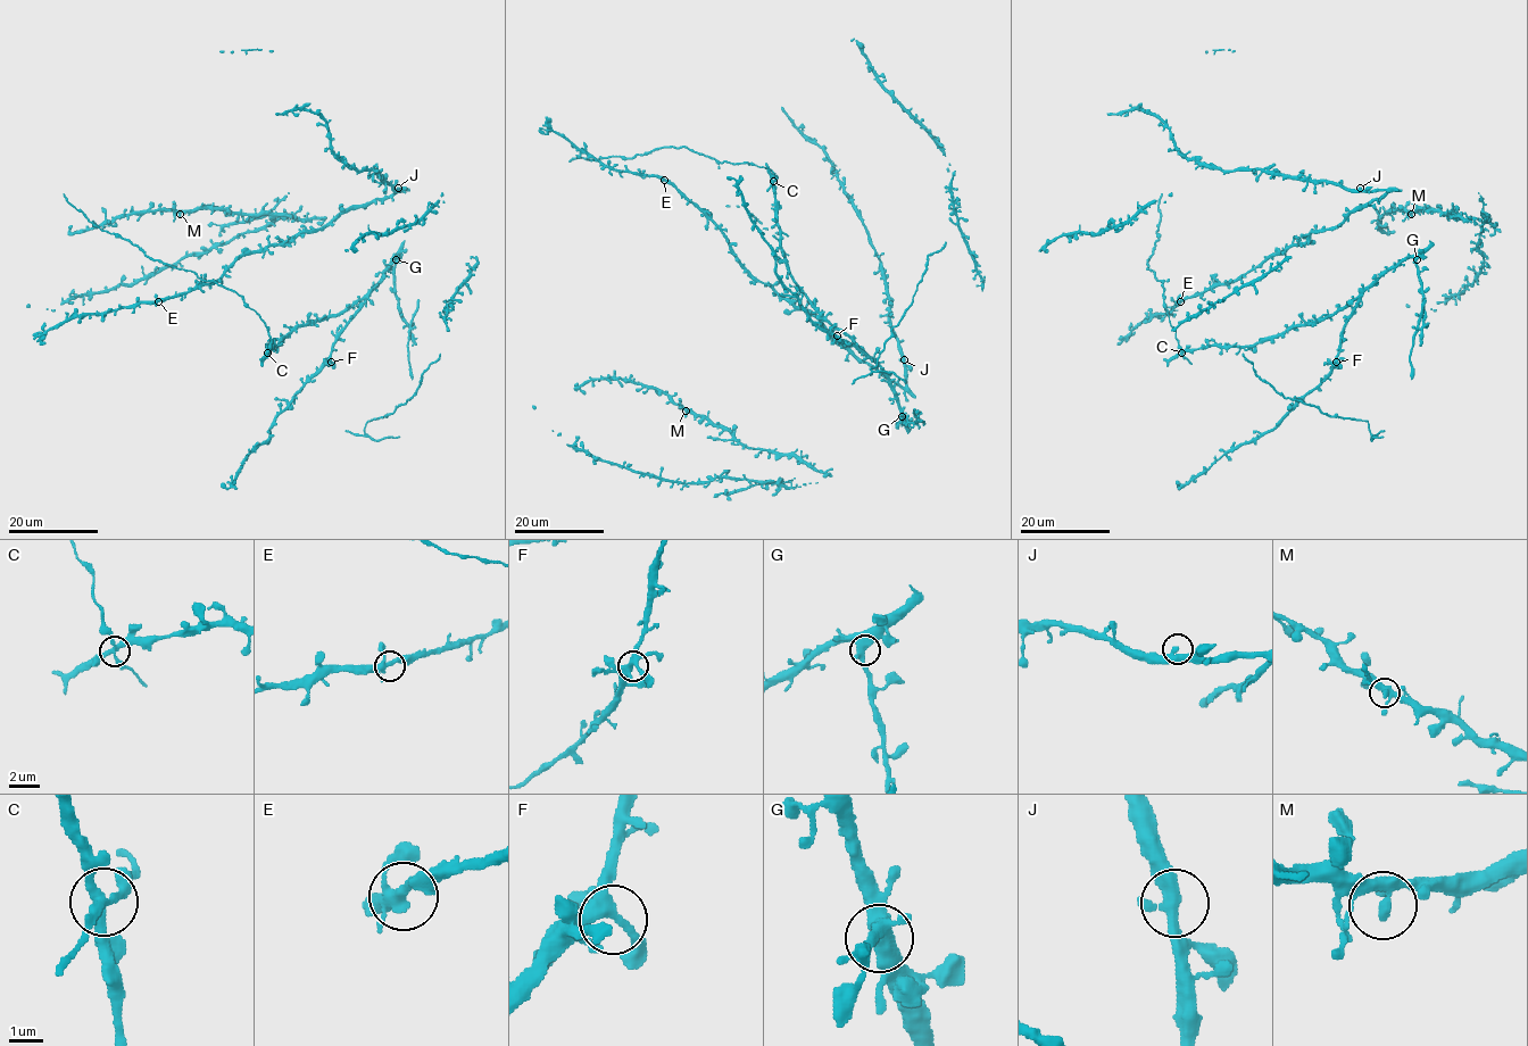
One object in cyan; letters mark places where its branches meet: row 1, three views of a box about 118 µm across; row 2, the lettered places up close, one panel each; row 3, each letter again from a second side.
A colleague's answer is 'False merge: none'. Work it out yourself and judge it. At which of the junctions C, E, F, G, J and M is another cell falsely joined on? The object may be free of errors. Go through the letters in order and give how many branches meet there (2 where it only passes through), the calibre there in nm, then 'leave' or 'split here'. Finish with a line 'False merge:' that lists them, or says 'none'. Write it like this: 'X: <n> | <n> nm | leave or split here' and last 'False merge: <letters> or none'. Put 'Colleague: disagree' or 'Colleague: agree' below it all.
C: 4 | 300 nm | leave
E: 4 | 300 nm | leave
F: 4 | 320 nm | leave
G: 4 | 440 nm | leave
J: 3 | 280 nm | leave
M: 3 | 280 nm | leave
False merge: none
Colleague: agree

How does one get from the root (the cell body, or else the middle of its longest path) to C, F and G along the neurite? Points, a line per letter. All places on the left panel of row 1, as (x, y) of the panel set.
C: (268, 331), (272, 342), (267, 353)
F: (268, 331), (272, 342), (267, 350), (297, 326), (335, 317), (360, 299), (357, 313), (337, 339), (331, 362)
G: (268, 331), (272, 342), (267, 350), (297, 326), (339, 316), (360, 300), (396, 259)

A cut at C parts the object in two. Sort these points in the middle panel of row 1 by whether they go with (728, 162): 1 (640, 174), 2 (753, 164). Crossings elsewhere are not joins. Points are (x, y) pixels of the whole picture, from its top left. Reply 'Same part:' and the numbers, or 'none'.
Same part: 2

